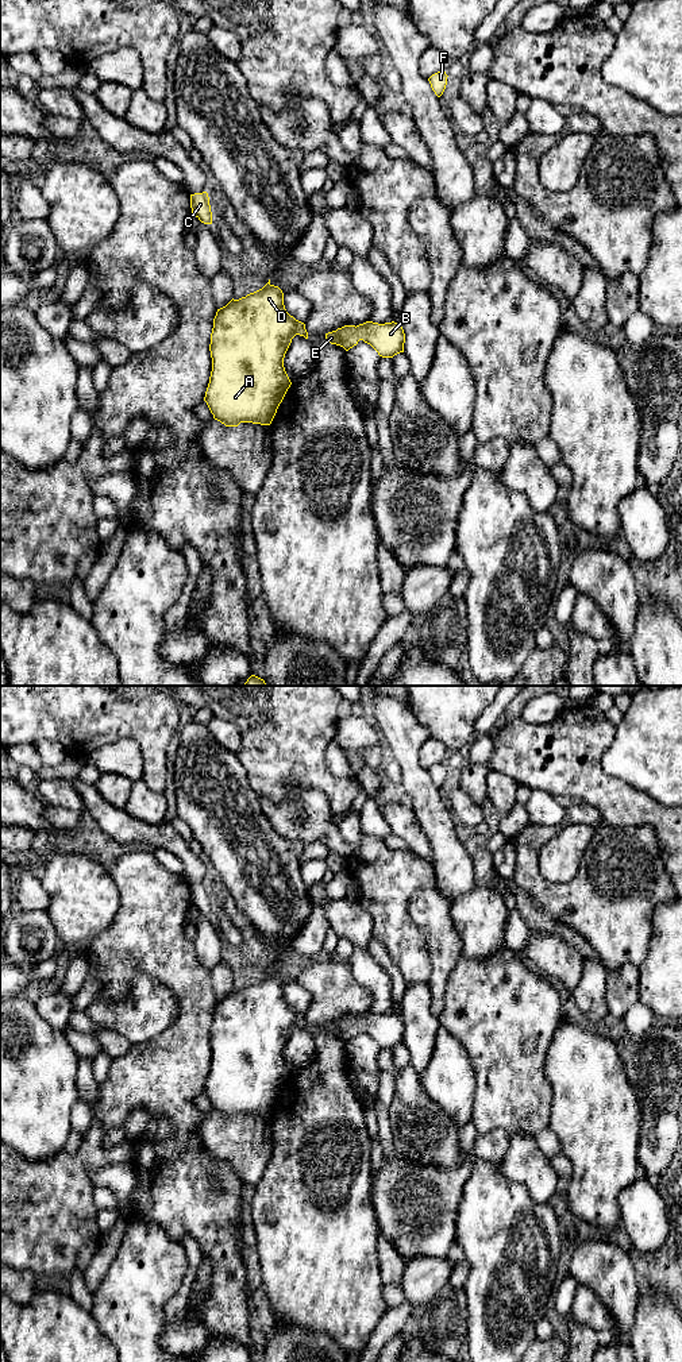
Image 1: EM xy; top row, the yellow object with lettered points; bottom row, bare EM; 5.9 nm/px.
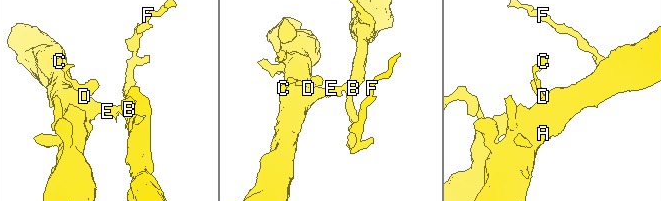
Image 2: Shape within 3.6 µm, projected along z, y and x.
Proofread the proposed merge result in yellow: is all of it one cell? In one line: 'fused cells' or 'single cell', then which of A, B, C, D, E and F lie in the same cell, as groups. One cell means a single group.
single cell; groups A B C D E F

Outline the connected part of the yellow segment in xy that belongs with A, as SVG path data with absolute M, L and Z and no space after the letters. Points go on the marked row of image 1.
M270 279L262 289L217 309L209 344L212 371L204 397L215 420L226 427L271 424L292 385L284 358L296 335L308 339L305 324L286 312L284 293Z

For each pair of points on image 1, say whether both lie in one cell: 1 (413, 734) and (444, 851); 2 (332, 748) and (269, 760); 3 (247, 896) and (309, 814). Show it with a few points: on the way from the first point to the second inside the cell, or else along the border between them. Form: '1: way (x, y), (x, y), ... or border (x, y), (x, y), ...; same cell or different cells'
1: way (411, 763), (438, 822); same cell
2: border (334, 739), (327, 747), (326, 764), (342, 778); different cells
3: border (268, 818), (278, 834), (304, 845); different cells

